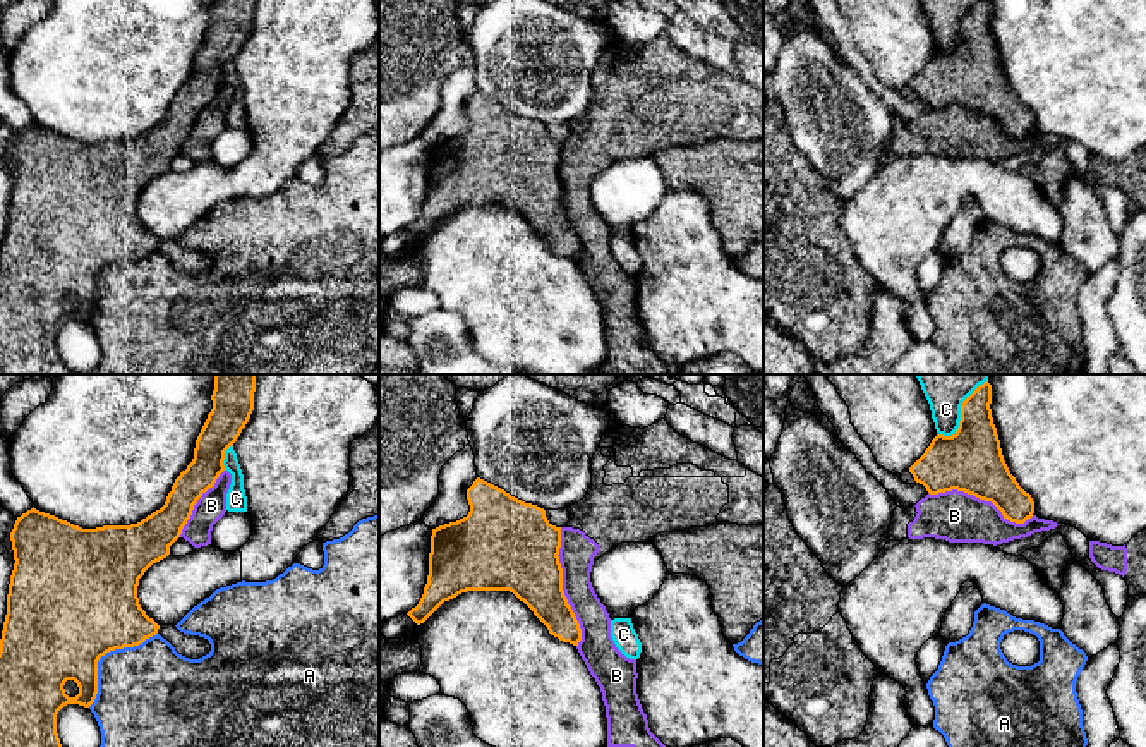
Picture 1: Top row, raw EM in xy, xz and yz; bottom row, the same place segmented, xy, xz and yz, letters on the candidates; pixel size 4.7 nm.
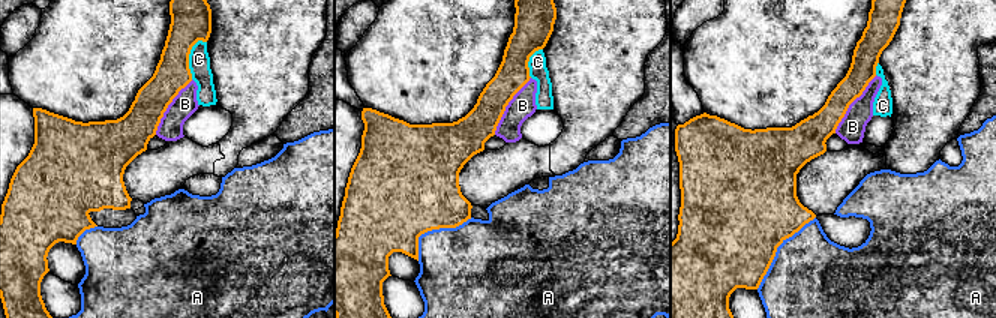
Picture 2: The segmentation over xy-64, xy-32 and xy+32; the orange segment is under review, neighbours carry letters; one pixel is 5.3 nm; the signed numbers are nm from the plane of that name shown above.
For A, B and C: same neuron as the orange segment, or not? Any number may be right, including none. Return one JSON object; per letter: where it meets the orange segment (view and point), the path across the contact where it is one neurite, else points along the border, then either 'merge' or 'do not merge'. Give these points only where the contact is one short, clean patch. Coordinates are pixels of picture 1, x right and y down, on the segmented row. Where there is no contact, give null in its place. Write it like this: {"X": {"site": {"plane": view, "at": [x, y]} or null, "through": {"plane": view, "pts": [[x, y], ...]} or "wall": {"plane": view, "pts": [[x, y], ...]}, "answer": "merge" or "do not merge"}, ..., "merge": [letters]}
{"A": {"site": {"plane": "xy", "at": [103, 655]}, "answer": "do not merge"}, "B": {"site": {"plane": "xz", "at": [561, 588]}, "answer": "do not merge"}, "C": {"site": {"plane": "yz", "at": [961, 412]}, "answer": "do not merge"}, "merge": []}

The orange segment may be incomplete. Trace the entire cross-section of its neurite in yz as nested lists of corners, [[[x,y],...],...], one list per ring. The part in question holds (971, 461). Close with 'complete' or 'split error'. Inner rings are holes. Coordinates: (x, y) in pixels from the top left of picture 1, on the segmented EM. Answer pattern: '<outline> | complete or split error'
[[[985,381],[962,402],[957,431],[937,434],[909,472],[930,495],[964,491],[992,501],[1004,519],[1024,524],[1034,501],[1004,460],[990,404],[992,385]]] | complete

